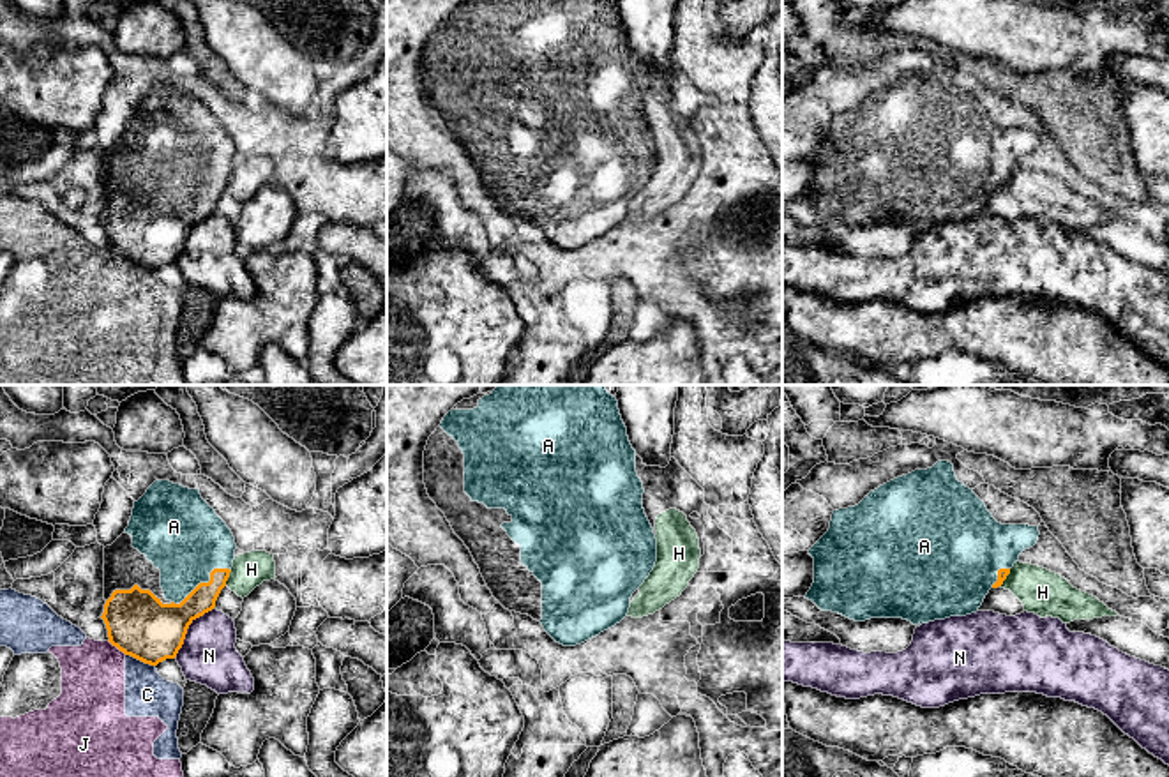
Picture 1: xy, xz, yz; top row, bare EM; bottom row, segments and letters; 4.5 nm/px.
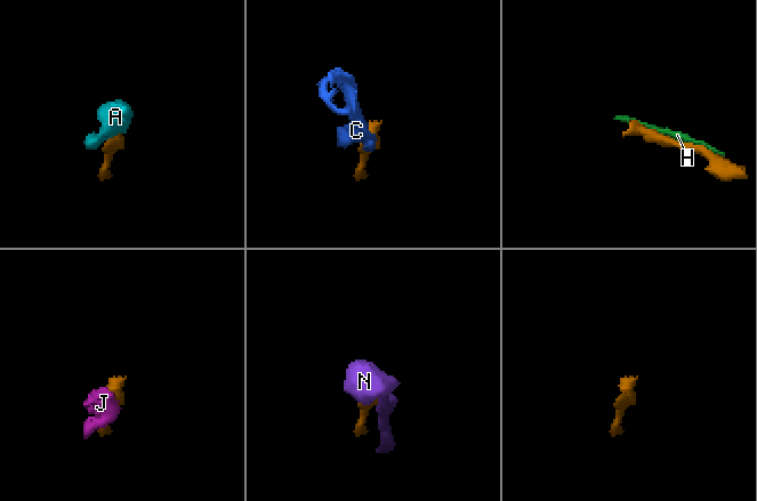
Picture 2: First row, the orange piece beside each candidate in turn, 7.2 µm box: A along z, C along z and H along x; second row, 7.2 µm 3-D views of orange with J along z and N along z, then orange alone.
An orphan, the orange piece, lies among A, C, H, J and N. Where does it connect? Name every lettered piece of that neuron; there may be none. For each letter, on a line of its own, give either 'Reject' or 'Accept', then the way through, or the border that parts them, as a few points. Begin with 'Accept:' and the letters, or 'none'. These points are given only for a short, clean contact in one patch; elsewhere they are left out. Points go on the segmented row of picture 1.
Accept: A
A: Accept
C: Reject
H: Reject
J: Reject. Boundary: xy (108, 640), (126, 654)
N: Reject

